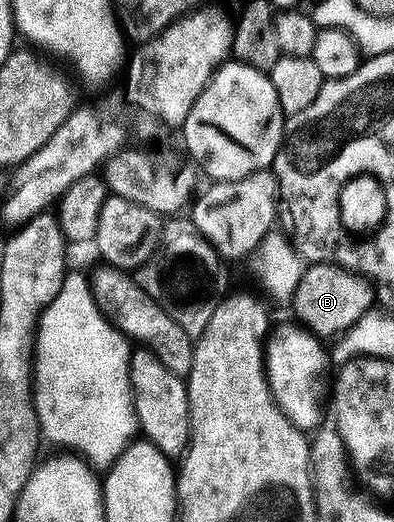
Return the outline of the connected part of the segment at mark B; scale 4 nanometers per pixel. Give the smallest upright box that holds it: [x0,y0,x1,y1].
[292,264,376,337]

